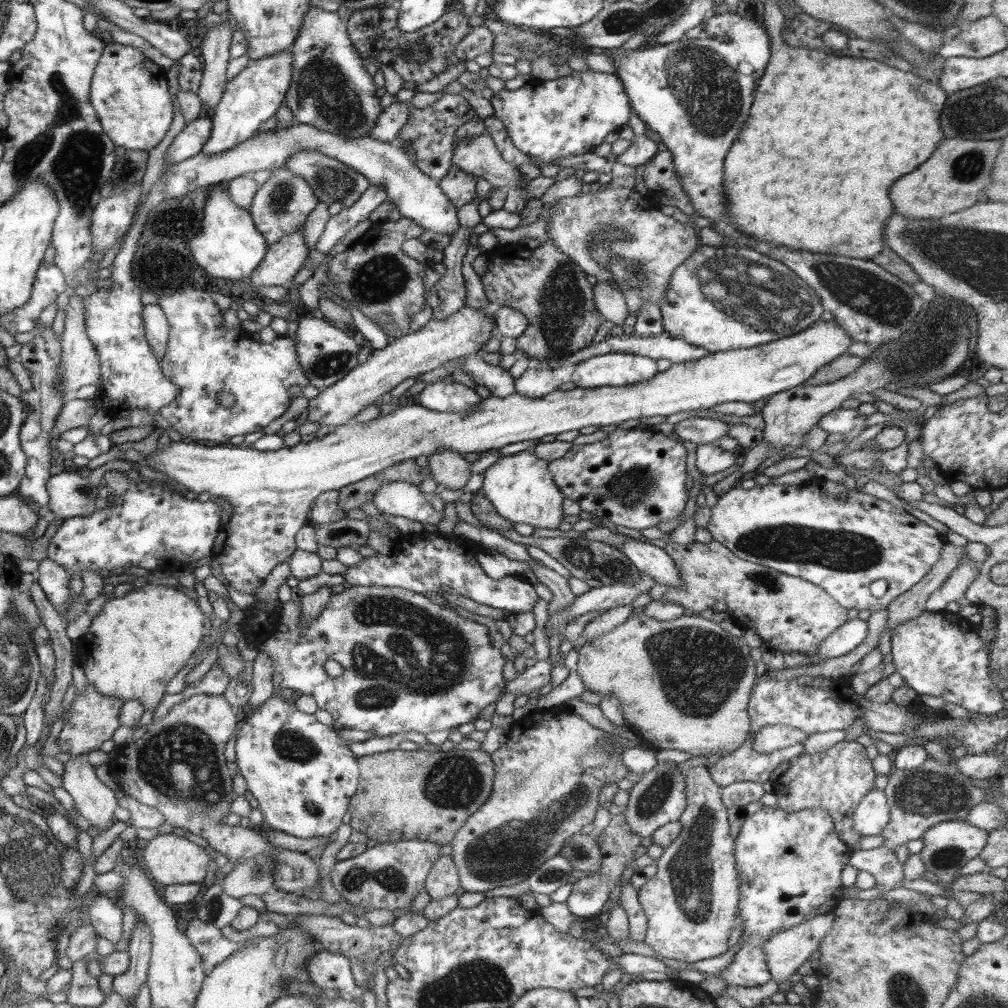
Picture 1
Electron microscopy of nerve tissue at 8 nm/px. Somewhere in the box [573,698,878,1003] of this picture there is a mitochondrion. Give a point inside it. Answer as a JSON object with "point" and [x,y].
{"point":[689,872]}

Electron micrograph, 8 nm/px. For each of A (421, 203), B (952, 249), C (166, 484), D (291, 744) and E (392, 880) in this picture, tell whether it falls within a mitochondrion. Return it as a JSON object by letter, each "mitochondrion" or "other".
{"A":"other","B":"mitochondrion","C":"other","D":"mitochondrion","E":"mitochondrion"}

